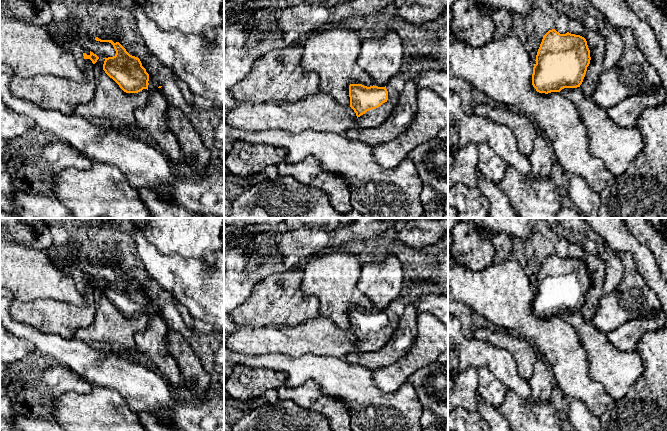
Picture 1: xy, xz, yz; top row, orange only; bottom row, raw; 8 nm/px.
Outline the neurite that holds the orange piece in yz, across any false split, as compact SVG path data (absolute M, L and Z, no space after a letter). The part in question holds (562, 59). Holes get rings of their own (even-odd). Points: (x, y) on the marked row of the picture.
M549 30L536 55L532 85L537 92L545 94L580 87L590 60L590 50L584 37Z

